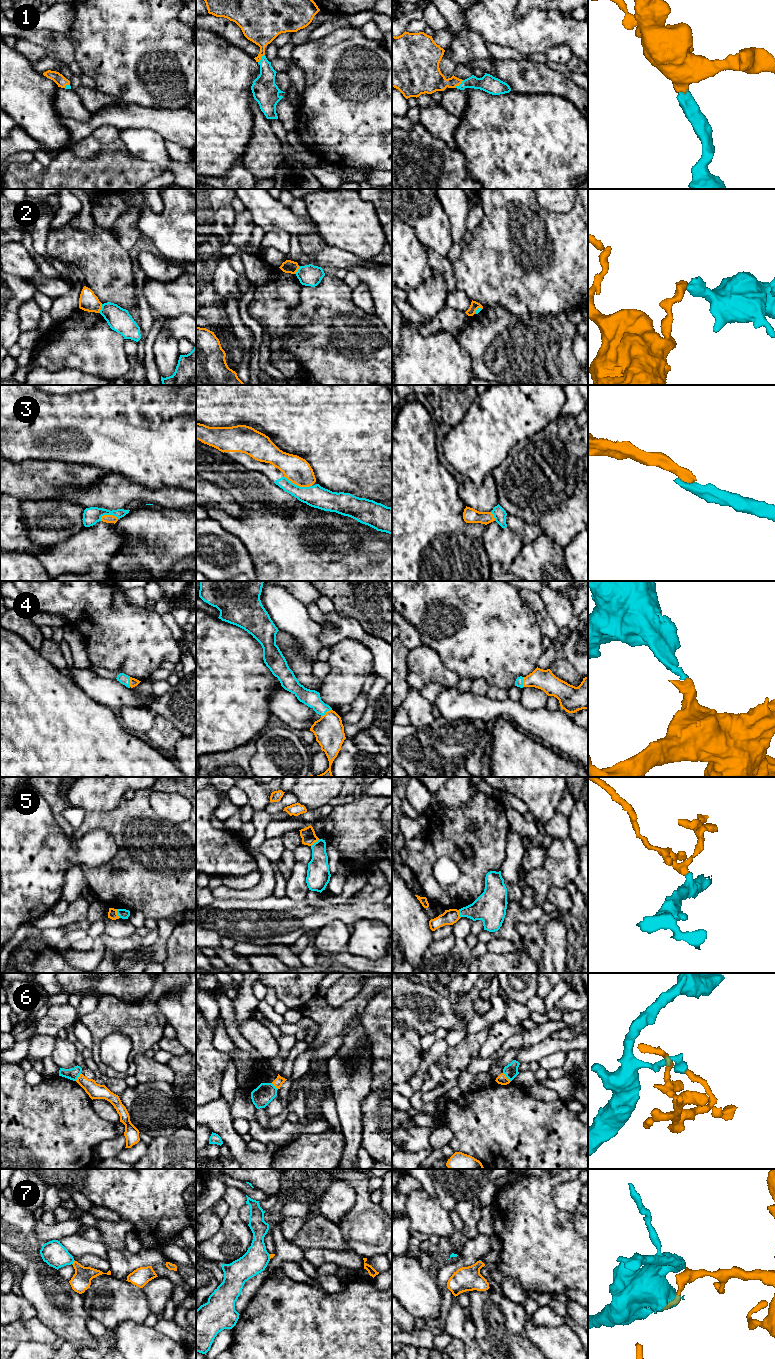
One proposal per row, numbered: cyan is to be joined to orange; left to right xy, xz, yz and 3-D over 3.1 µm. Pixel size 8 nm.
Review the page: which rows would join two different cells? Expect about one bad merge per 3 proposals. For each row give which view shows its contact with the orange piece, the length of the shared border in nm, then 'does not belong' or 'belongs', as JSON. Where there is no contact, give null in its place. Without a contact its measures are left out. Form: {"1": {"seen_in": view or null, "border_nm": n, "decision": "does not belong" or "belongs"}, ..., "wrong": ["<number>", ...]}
{"1": {"seen_in": "yz", "border_nm": 100, "decision": "belongs"}, "2": {"seen_in": "xy", "border_nm": 80, "decision": "does not belong"}, "3": {"seen_in": "xz", "border_nm": 240, "decision": "belongs"}, "4": {"seen_in": "xz", "border_nm": 110, "decision": "belongs"}, "5": {"seen_in": "xy", "border_nm": 80, "decision": "does not belong"}, "6": {"seen_in": "yz", "border_nm": 100, "decision": "does not belong"}, "7": {"seen_in": "xy", "border_nm": 40, "decision": "does not belong"}, "wrong": ["2", "5", "6", "7"]}

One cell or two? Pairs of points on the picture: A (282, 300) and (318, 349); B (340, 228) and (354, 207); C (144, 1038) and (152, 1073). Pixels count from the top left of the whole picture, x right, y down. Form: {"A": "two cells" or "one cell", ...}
{"A": "two cells", "B": "one cell", "C": "two cells"}

